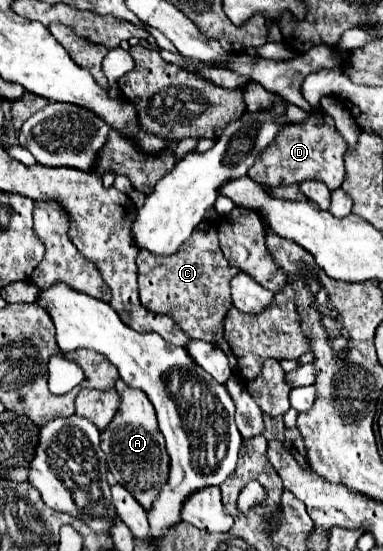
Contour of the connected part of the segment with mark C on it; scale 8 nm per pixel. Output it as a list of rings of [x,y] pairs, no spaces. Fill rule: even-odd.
[[[206,221],[206,225],[200,225],[200,229],[196,229],[196,233],[192,233],[192,237],[180,245],[180,251],[174,255],[164,255],[158,257],[154,253],[150,253],[148,249],[140,249],[138,259],[138,285],[140,285],[140,301],[144,307],[148,307],[154,313],[164,313],[170,315],[176,325],[192,339],[202,339],[208,343],[218,345],[224,337],[224,319],[228,309],[232,307],[232,295],[230,295],[230,281],[240,273],[236,267],[232,267],[218,245],[218,231],[214,229],[212,223]]]

